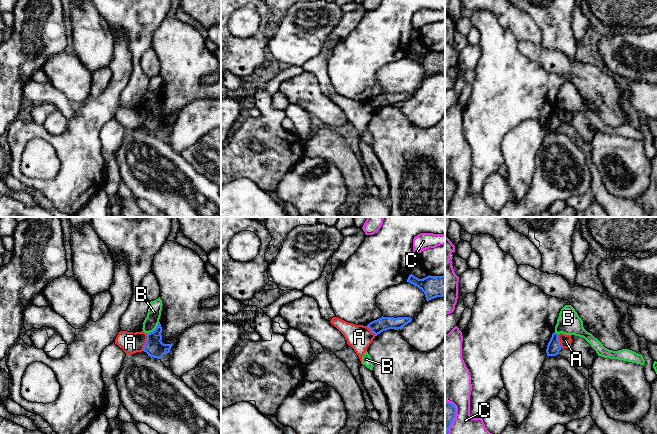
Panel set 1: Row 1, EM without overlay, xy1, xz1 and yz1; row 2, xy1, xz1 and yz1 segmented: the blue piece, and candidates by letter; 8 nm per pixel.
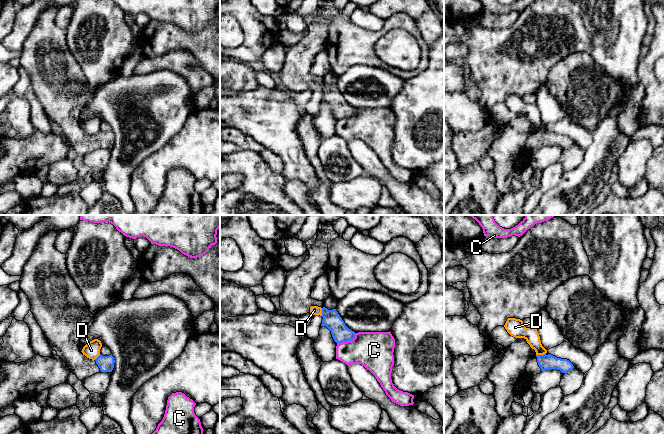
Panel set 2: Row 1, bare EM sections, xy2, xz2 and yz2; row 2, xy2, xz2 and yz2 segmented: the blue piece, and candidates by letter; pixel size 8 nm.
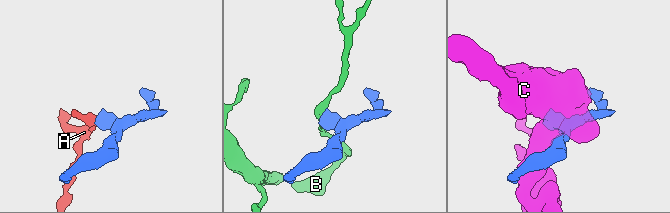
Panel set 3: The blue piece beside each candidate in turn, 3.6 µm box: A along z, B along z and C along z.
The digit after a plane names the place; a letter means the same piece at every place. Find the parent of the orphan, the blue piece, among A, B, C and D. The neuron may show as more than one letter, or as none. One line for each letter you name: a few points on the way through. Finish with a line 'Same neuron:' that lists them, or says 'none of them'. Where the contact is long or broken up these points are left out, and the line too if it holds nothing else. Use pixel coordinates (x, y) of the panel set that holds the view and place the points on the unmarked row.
Same neuron: none of them

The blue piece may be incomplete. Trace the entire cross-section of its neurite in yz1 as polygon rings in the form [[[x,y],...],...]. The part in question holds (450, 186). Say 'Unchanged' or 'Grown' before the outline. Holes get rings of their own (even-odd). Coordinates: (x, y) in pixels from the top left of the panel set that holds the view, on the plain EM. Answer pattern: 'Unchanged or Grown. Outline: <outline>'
Unchanged. Outline: [[[445,178],[445,213],[449,209],[449,204],[455,194],[456,183],[449,178]]]

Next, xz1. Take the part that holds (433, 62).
Unchanged. Outline: [[[410,50],[407,58],[417,62],[421,65],[426,73],[426,76],[445,72],[445,51],[443,52],[427,52],[419,55]]]

